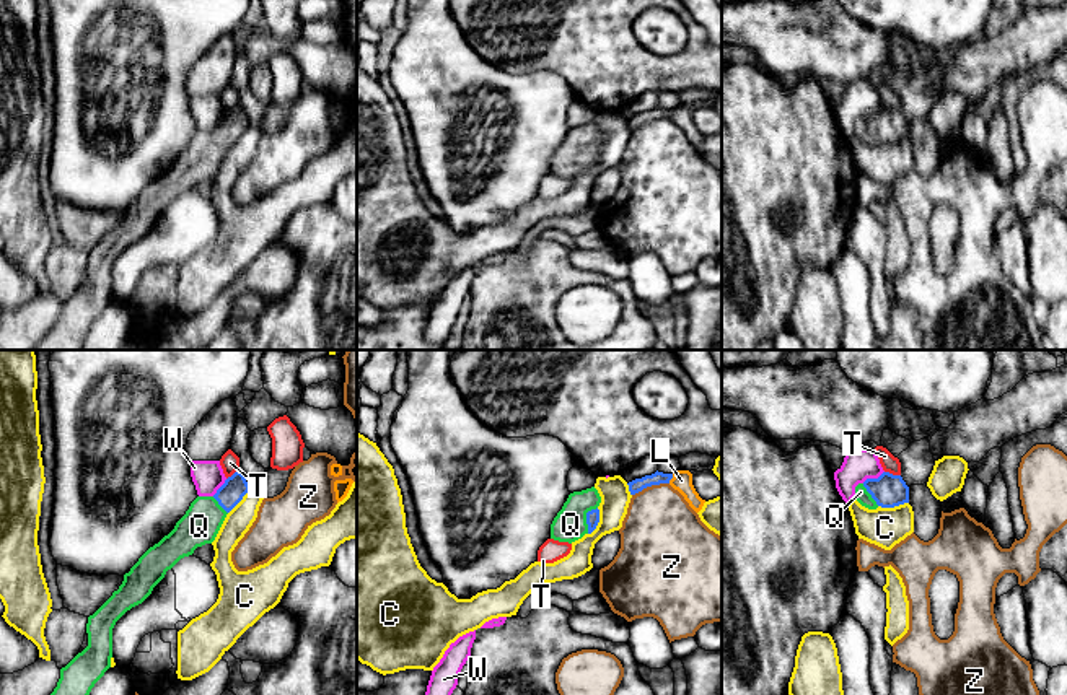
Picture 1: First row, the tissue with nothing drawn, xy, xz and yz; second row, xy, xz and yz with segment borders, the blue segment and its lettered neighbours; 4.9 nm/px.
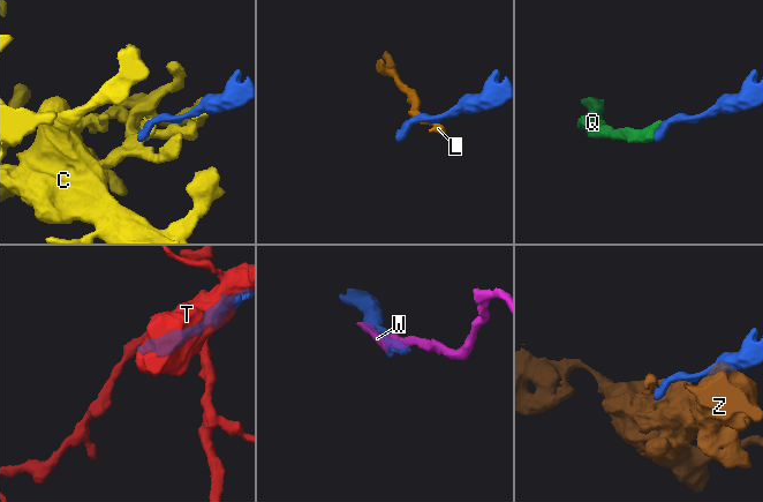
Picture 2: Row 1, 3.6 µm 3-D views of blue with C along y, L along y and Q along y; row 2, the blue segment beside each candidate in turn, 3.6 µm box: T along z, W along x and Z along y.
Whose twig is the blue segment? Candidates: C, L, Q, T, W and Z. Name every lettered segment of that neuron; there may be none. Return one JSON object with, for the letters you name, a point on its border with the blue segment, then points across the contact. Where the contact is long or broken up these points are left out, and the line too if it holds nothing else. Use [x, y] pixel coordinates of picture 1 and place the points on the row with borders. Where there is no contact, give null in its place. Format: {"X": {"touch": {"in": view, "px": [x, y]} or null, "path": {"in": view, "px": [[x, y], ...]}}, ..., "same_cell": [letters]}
{"Q": {"touch": {"in": "xz", "px": [587, 518]}, "path": {"in": "xz", "px": [[592, 516], [587, 518], [577, 518], [570, 524]]}}, "same_cell": ["Q"]}

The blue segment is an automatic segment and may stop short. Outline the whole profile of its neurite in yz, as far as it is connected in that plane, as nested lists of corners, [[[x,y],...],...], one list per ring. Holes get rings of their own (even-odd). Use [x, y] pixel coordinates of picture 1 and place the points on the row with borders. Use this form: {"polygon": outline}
{"polygon": [[[883,472],[878,479],[867,479],[855,487],[855,500],[868,508],[894,508],[909,503],[909,487],[901,475]]]}

